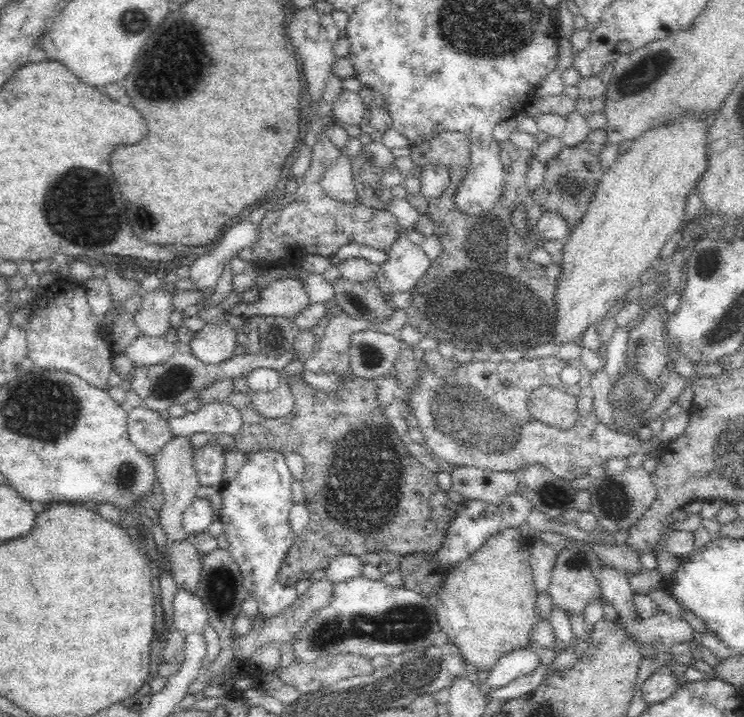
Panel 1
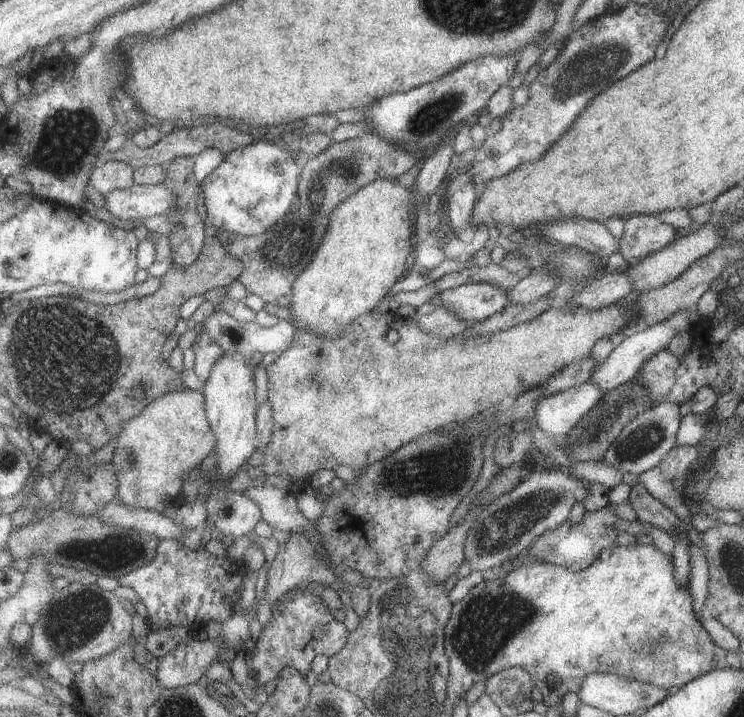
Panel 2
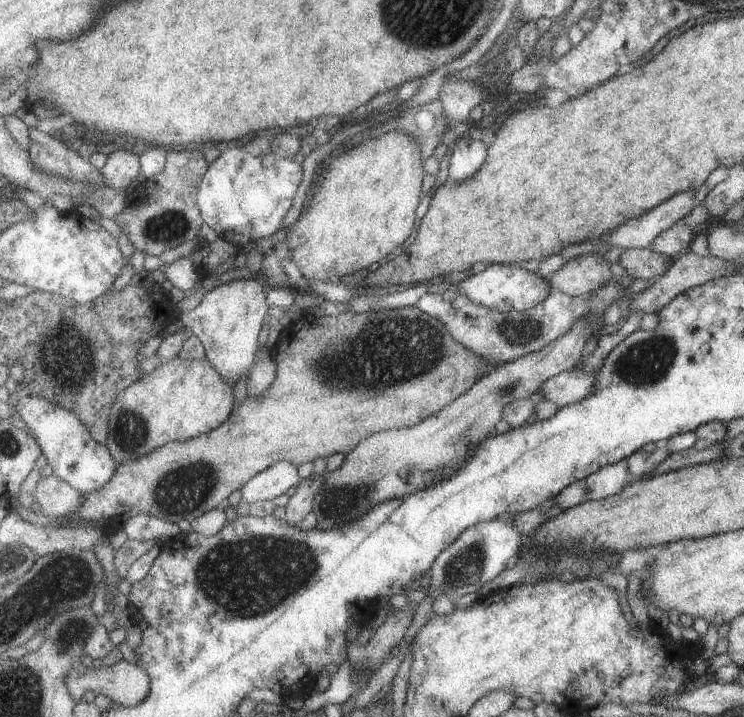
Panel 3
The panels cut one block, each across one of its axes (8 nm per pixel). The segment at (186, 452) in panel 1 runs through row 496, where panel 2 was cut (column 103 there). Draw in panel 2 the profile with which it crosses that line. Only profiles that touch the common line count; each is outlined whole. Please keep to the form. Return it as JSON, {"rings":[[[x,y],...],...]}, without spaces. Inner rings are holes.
{"rings":[[[108,161],[95,170],[90,183],[102,195],[106,196],[109,192],[129,189],[136,185],[136,171],[135,166],[124,161]]]}

